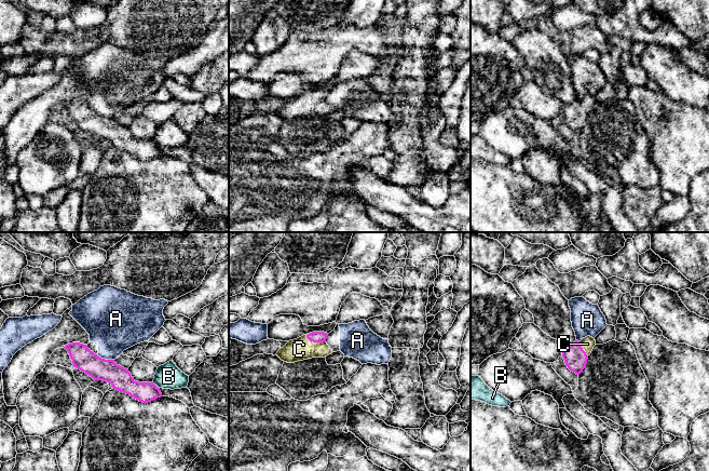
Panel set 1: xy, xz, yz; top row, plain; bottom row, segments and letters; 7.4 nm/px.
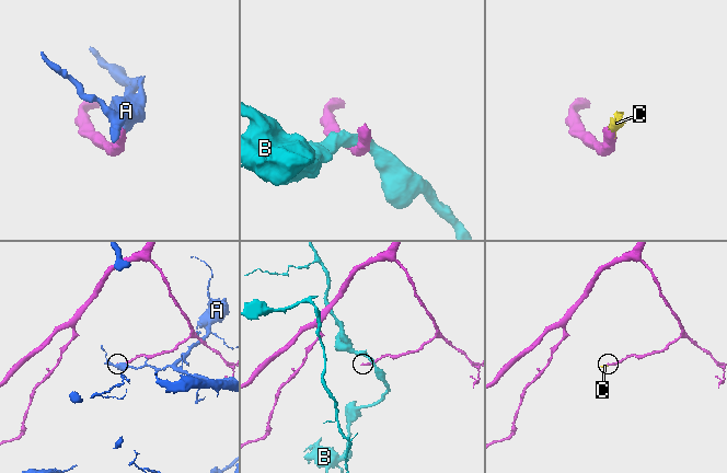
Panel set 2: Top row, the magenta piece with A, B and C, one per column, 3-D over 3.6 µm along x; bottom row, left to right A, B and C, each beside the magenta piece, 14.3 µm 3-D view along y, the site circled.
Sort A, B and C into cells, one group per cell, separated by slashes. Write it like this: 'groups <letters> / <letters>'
groups A / B / C

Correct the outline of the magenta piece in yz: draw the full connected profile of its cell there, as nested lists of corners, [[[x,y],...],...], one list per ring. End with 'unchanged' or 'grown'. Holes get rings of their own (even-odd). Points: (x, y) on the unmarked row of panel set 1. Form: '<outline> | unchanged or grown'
[[[587,94],[581,99],[575,98],[571,104],[563,105],[562,116],[568,126],[580,133],[585,126],[588,113],[595,104],[595,96]]] | grown

